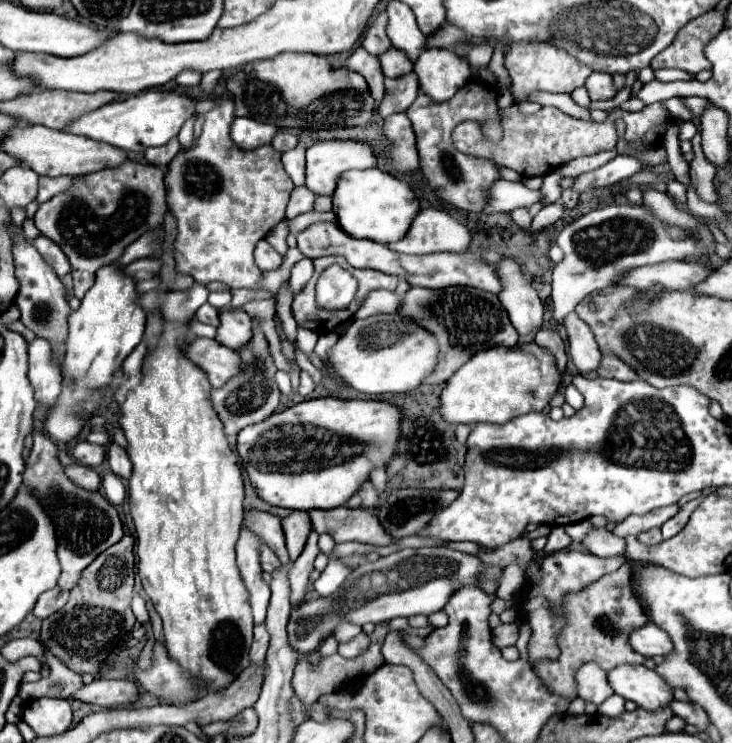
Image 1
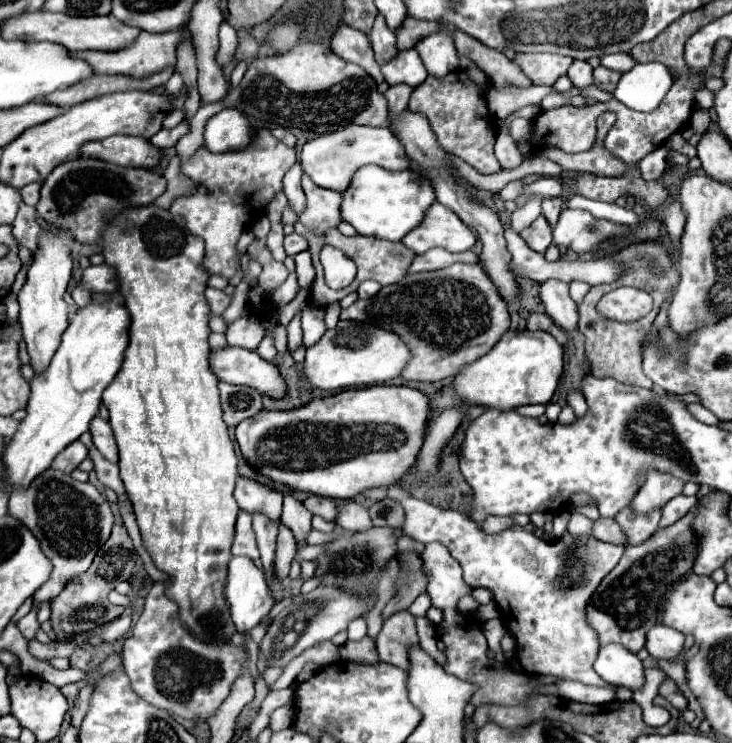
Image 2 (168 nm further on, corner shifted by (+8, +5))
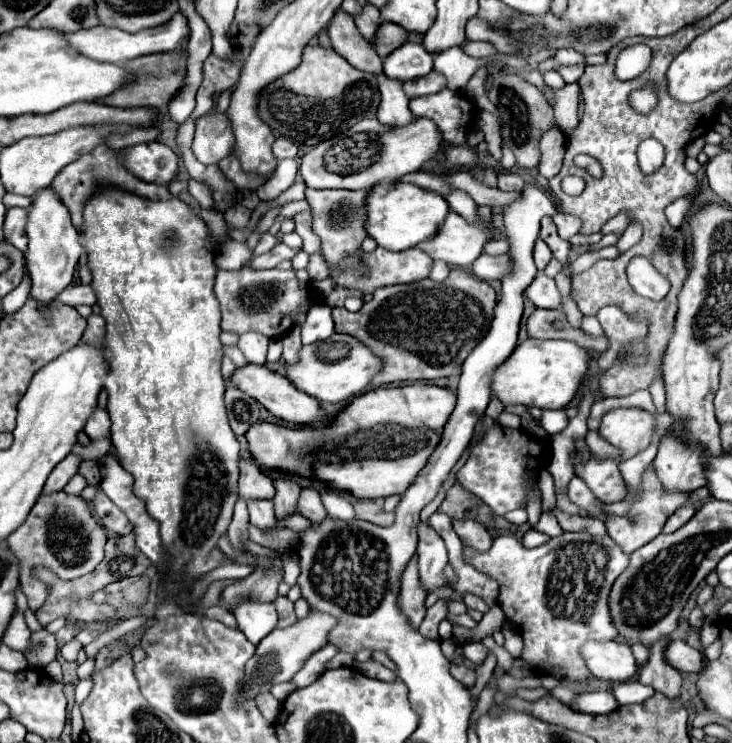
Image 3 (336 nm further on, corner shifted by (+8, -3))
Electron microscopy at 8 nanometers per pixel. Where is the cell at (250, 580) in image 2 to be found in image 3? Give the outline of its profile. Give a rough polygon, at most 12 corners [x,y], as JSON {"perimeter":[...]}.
{"perimeter":[[244,596],[232,610],[240,632],[258,644],[276,628],[274,602]]}

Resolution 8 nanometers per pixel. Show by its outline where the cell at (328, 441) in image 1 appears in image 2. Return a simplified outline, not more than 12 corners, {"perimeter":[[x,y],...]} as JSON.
{"perimeter":[[368,386],[236,426],[296,492],[352,500],[414,466],[430,396]]}

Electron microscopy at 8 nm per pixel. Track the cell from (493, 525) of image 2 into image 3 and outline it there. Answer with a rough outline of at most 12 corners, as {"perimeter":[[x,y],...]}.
{"perimeter":[[454,520],[462,542],[488,550],[492,536],[476,520]]}

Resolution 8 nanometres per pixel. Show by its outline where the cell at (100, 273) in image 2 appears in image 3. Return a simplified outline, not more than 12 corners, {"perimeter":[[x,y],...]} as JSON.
{"perimeter":[[92,284],[68,286],[58,300],[62,304],[96,304]]}

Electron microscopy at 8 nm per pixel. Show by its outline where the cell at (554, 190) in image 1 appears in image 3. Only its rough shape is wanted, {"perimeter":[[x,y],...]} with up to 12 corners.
{"perimeter":[[508,238],[490,240],[486,254],[504,254],[510,246]]}

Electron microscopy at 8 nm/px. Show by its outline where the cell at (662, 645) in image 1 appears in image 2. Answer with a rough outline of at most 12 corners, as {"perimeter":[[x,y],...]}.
{"perimeter":[[658,624],[648,632],[646,650],[656,660],[684,652],[684,636]]}

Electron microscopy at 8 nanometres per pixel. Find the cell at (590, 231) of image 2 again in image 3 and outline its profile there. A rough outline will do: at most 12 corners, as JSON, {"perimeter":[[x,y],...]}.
{"perimeter":[[556,214],[560,238],[570,240],[582,228],[572,214]]}

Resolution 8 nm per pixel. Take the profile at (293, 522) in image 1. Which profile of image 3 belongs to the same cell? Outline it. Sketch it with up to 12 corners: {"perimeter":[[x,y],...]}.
{"perimeter":[[256,568],[232,582],[222,596],[234,608],[242,594],[276,600],[284,572]]}

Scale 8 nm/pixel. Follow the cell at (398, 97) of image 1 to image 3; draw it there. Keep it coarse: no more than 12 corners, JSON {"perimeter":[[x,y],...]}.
{"perimeter":[[406,42],[384,60],[384,74],[410,82],[432,72],[422,44]]}

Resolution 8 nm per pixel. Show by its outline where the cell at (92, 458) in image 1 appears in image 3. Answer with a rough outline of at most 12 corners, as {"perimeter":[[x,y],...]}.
{"perimeter":[[68,454],[46,480],[44,492],[62,490],[82,458]]}

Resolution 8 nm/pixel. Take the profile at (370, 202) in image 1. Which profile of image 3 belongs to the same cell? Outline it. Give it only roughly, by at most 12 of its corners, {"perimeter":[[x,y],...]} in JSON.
{"perimeter":[[406,182],[366,194],[366,232],[400,252],[448,214],[438,192]]}

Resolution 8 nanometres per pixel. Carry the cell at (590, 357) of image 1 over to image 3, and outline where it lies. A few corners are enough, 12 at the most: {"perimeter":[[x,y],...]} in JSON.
{"perimeter":[[542,272],[526,288],[538,308],[562,308],[556,282]]}

